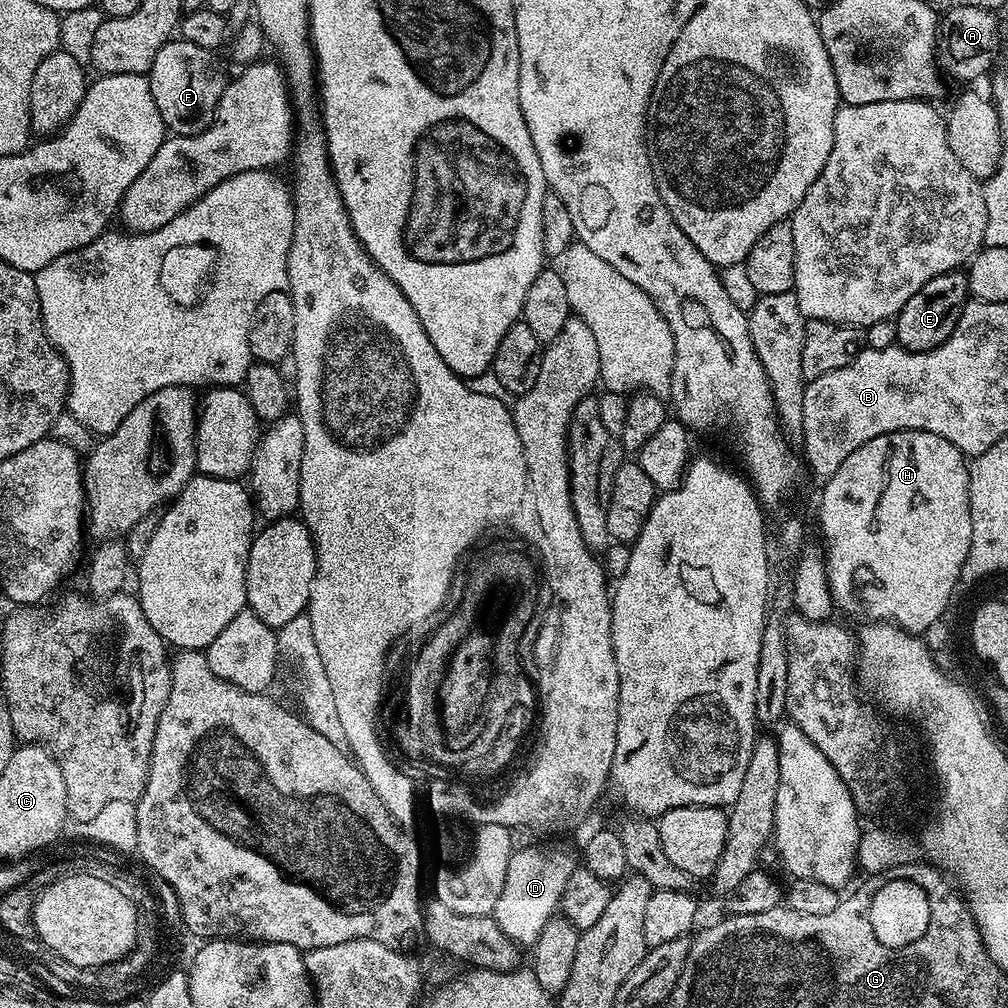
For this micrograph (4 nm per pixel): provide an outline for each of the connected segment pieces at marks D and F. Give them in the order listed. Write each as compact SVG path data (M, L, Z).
M534 842L525 848L513 851L510 858L510 866L506 866L506 886L502 886L502 894L498 894L495 918L498 926L502 926L506 938L521 946L535 944L538 934L542 934L542 926L550 922L552 916L557 915L560 899L566 890L566 882L570 882L570 874L578 867L578 852L568 844L556 844L560 842Z
M179 38L167 40L162 50L154 54L154 62L146 73L148 85L150 94L154 94L154 106L158 106L158 114L162 114L164 127L171 135L193 136L211 126L226 83L216 58L216 52Z

